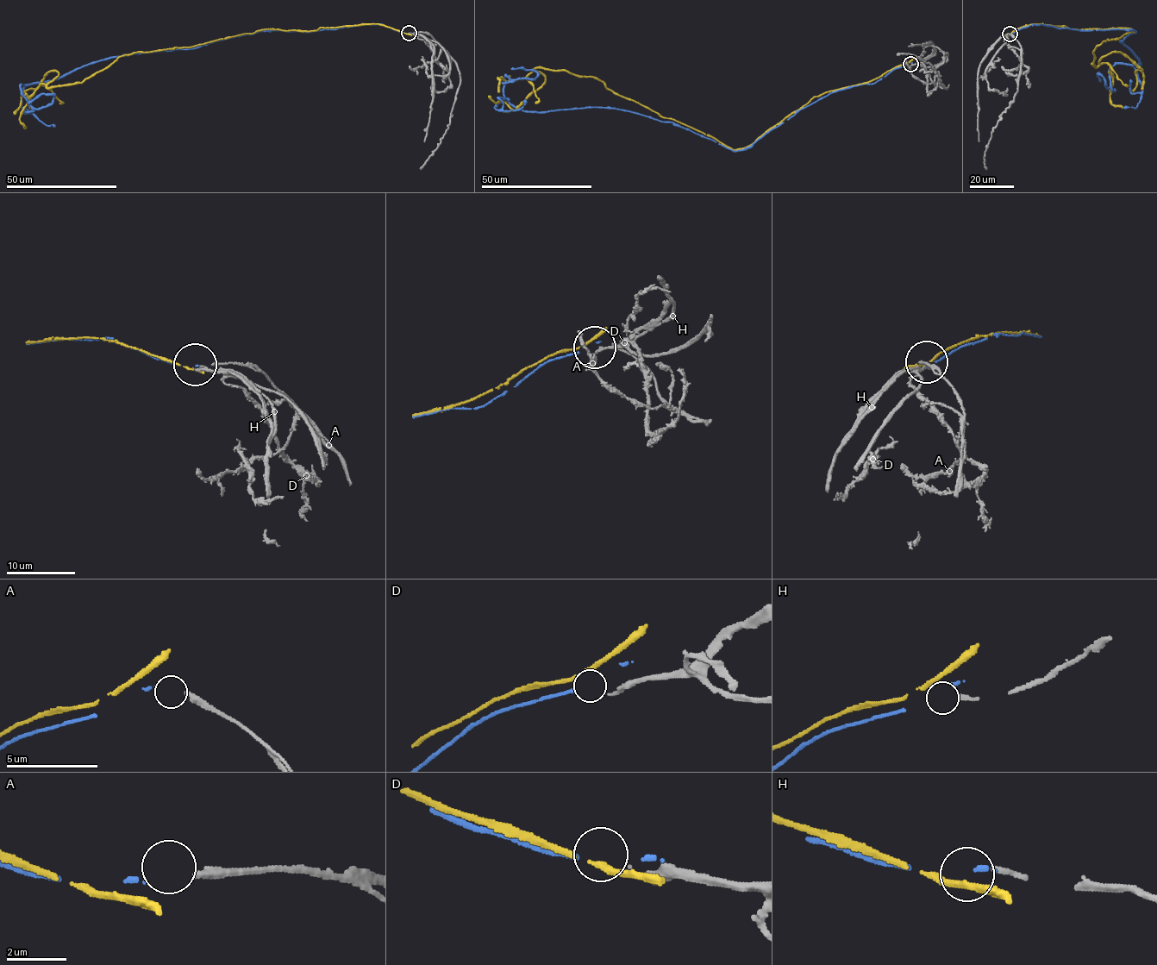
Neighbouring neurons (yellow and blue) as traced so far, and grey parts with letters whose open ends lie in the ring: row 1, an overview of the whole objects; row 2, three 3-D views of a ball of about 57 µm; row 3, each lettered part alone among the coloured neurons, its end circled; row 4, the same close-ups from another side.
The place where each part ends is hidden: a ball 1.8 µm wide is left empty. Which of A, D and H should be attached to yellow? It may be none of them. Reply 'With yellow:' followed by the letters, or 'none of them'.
With yellow: none of them

